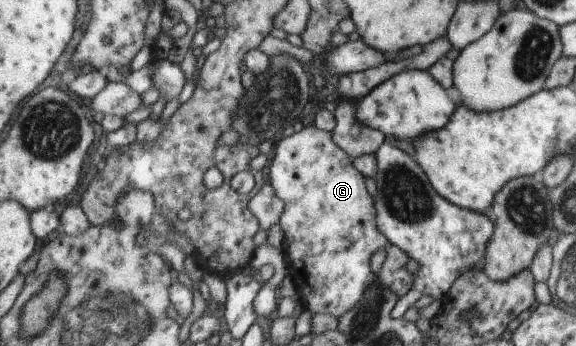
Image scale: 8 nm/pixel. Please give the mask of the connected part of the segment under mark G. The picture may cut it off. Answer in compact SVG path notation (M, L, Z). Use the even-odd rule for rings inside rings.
M313 123L291 136L277 139L268 174L274 192L285 202L285 210L279 223L285 236L281 249L288 260L297 292L305 308L313 315L331 314L338 319L362 302L366 296L366 288L370 288L374 282L380 282L386 290L392 290L399 299L414 288L414 273L407 269L409 254L394 246L382 232L378 232L376 208L366 190L364 175L357 168L352 170L350 155L332 140L330 132ZM378 250L386 252L386 260L380 272L375 274L370 269L370 260Z

